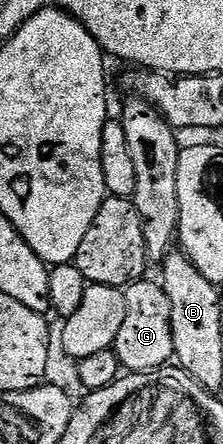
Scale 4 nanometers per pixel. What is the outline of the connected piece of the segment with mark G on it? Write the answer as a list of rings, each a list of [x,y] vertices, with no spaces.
[[[149,281],[135,282],[125,290],[127,316],[123,316],[123,328],[119,328],[119,336],[112,344],[122,367],[135,374],[162,369],[168,363],[165,361],[174,357],[171,300],[167,300],[167,292],[162,288],[160,281]]]

